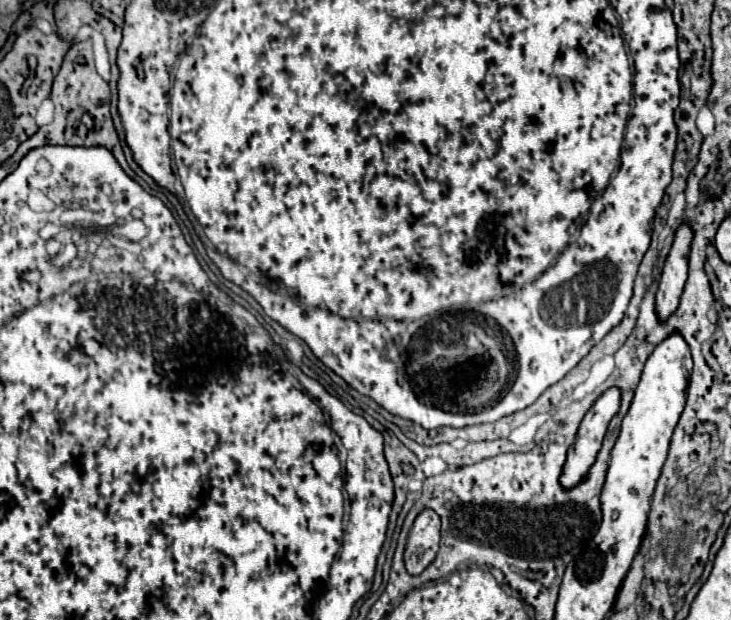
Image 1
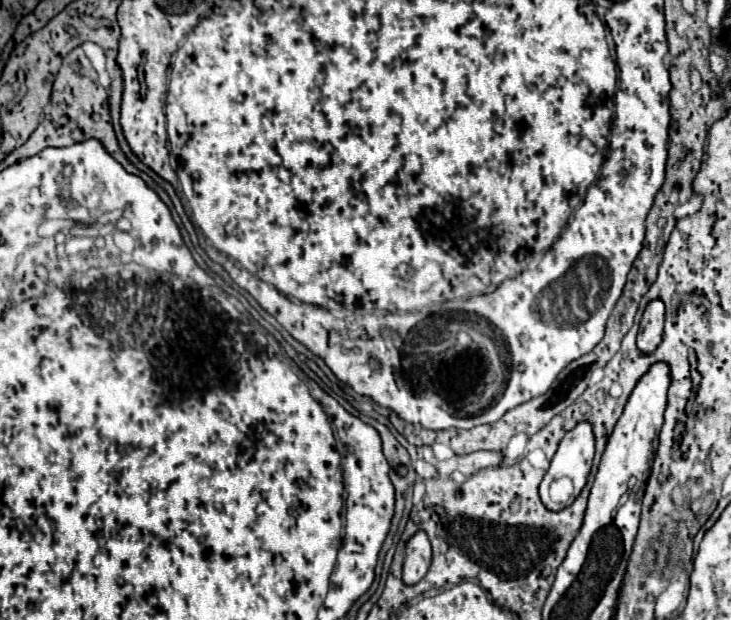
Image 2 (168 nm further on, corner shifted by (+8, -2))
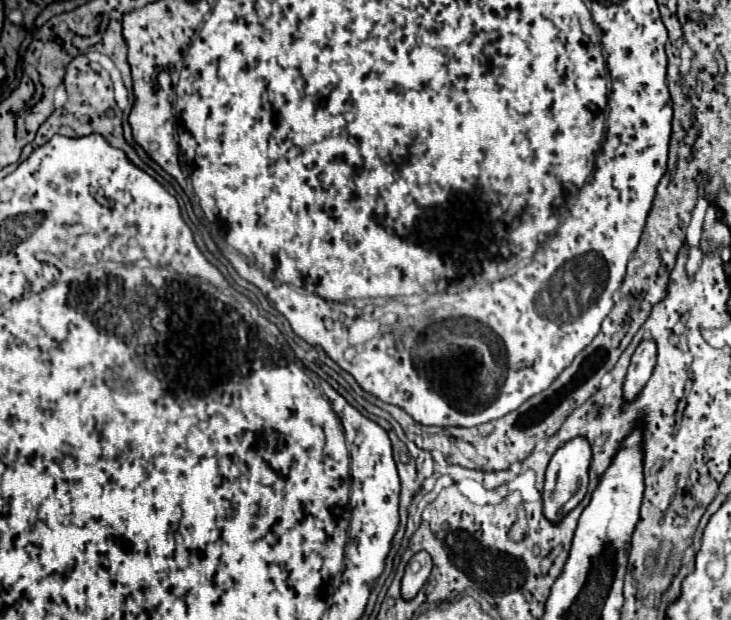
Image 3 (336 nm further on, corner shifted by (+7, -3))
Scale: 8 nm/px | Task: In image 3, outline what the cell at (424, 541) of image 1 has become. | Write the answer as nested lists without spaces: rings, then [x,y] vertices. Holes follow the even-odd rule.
[[[418,551],[406,565],[406,573],[402,577],[402,597],[412,599],[432,571],[432,559],[426,551]]]

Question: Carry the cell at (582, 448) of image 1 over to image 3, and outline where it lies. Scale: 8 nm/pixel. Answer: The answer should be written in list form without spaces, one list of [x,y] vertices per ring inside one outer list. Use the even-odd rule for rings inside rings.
[[[574,437],[570,441],[566,441],[550,459],[550,465],[546,469],[546,483],[544,483],[544,491],[542,491],[542,499],[544,499],[544,515],[550,521],[560,521],[562,517],[566,517],[586,495],[586,487],[588,487],[588,467],[592,461],[592,447],[584,437]]]

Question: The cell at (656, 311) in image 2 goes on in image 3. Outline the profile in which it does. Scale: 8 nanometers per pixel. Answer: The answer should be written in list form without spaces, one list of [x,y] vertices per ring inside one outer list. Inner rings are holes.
[[[644,339],[640,341],[640,345],[636,347],[630,367],[628,367],[628,375],[624,381],[624,397],[626,399],[634,399],[640,389],[646,385],[646,381],[652,375],[654,363],[656,363],[656,347],[654,347],[654,339]]]

